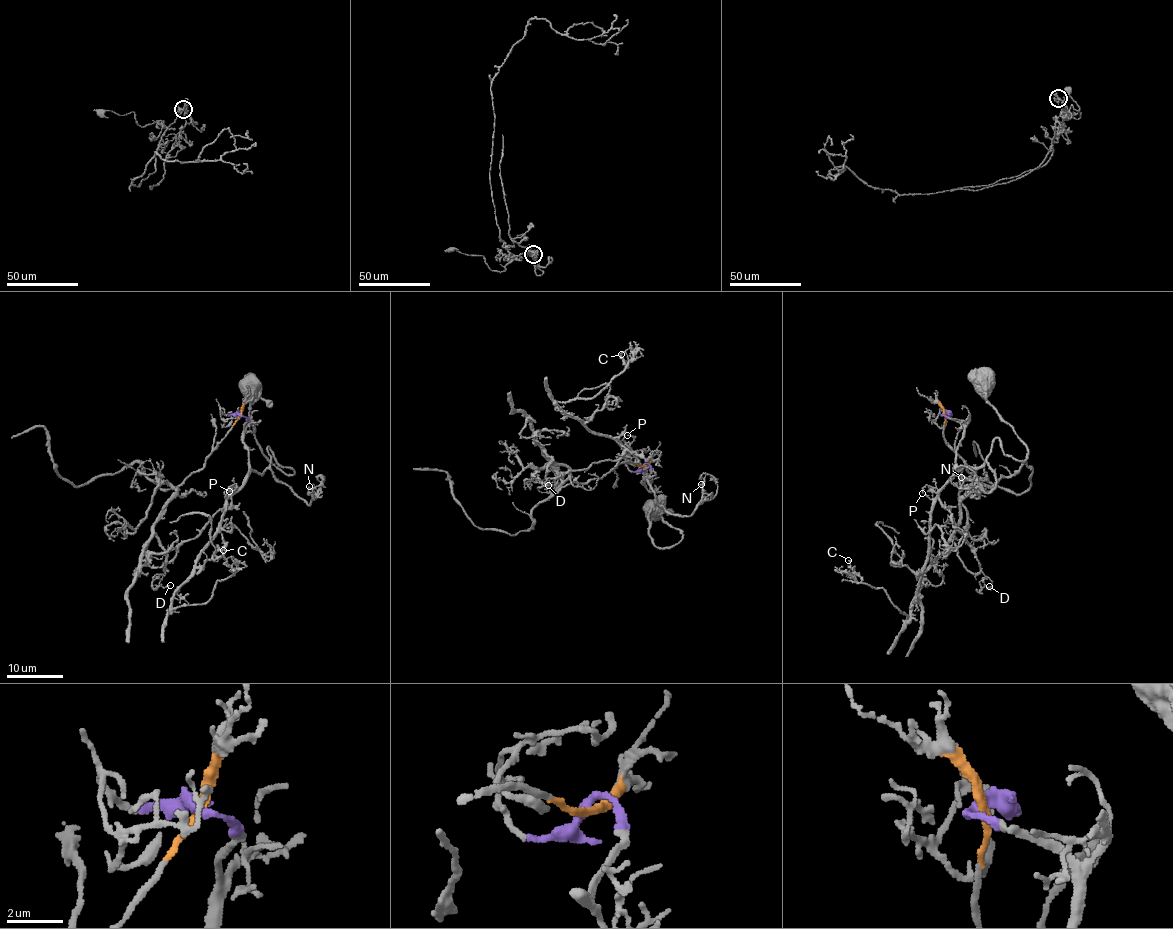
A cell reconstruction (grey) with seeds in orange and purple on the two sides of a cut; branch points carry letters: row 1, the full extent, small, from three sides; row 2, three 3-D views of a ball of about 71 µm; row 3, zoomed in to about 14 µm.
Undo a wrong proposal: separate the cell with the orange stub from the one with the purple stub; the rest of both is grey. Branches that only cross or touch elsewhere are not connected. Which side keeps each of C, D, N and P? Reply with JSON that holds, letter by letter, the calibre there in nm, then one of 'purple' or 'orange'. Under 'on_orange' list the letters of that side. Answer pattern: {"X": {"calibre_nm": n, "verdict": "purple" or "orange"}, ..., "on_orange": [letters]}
{"C": {"calibre_nm": 160, "verdict": "purple"}, "D": {"calibre_nm": 200, "verdict": "orange"}, "N": {"calibre_nm": 130, "verdict": "purple"}, "P": {"calibre_nm": 120, "verdict": "purple"}, "on_orange": ["D"]}

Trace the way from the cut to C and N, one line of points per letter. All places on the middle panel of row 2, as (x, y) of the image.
C: (643, 465), (651, 472), (644, 483), (641, 464), (622, 446), (558, 405), (590, 399), (627, 367), (621, 354)
N: (643, 465), (651, 472), (643, 482), (645, 473), (656, 499), (672, 514), (689, 516), (701, 499), (701, 484)

